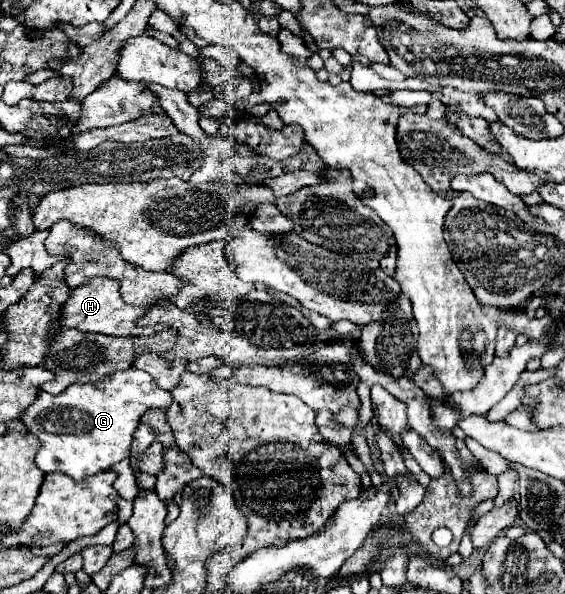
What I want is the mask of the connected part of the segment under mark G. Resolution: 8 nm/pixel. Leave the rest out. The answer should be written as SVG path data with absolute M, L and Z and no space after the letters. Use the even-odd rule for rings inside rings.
M128 368L104 376L98 382L70 384L56 396L40 392L34 404L20 414L20 420L42 444L36 452L36 466L42 472L64 472L74 480L82 480L110 470L116 462L128 458L132 434L144 410L166 410L172 402L170 398L170 392L158 388L152 376L136 368Z

